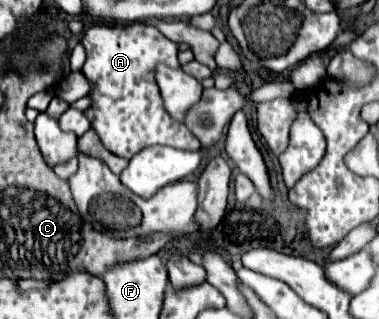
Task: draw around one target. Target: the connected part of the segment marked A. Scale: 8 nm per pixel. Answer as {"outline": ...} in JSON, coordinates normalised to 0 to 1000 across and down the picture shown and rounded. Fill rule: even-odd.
{"outline":[[[354,69],[343,82],[243,82],[222,107],[216,144],[227,157],[216,226],[248,263],[237,295],[248,332],[227,345],[227,364],[290,476],[343,502],[375,464],[406,451],[480,470],[528,464],[528,445],[501,420],[501,408],[480,382],[449,370],[406,251],[406,213],[417,194],[470,207],[470,138],[449,132],[412,82]]]}

